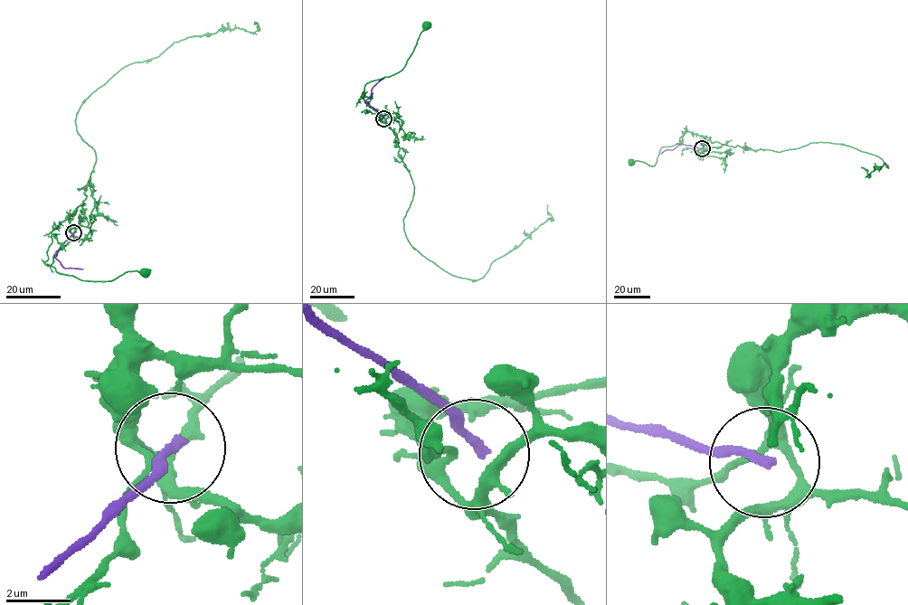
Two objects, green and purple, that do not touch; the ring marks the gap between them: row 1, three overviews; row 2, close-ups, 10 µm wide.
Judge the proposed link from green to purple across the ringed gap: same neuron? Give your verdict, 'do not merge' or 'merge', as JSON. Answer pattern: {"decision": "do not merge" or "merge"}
{"decision": "do not merge"}

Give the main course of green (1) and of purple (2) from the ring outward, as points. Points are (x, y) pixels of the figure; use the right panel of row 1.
1: (702, 148), (704, 137), (687, 130), (678, 143), (661, 147), (654, 166), (636, 160), (630, 163)
2: (703, 148), (683, 144), (661, 154)

